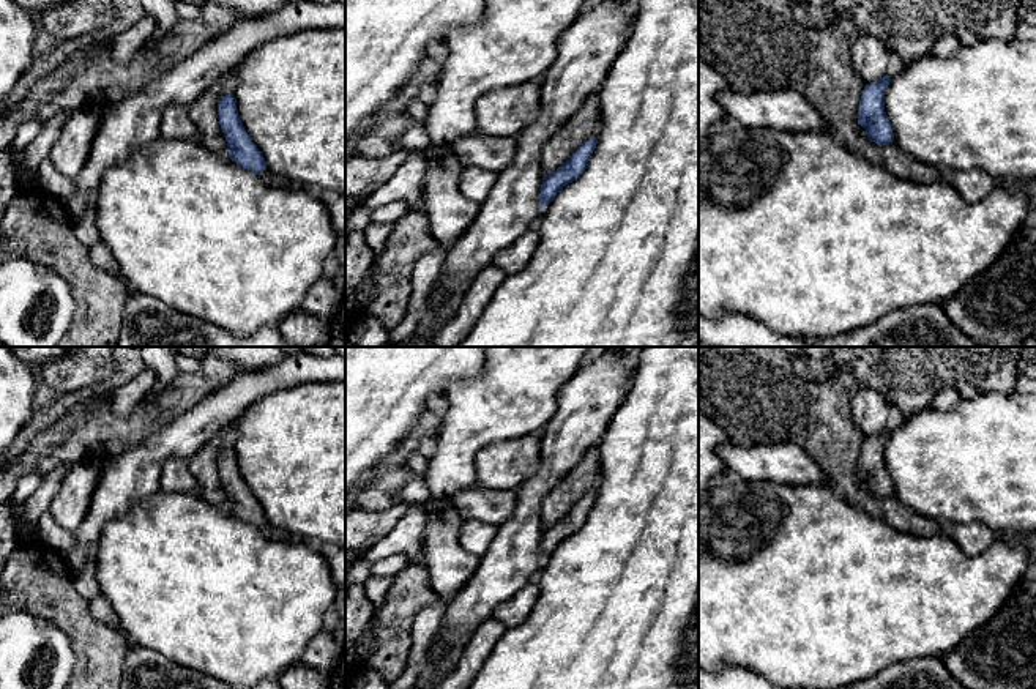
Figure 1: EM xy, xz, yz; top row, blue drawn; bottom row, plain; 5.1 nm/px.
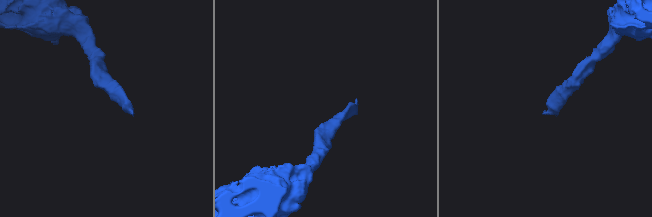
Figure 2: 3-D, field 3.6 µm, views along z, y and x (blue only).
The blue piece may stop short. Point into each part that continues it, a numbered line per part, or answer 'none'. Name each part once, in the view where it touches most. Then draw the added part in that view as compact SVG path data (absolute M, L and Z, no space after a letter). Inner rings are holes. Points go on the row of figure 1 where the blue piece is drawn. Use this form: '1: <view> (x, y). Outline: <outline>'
1: xy (267, 175). Outline: M268 167L260 173L260 178L270 186L285 188L285 186L293 184L289 178L276 175Z

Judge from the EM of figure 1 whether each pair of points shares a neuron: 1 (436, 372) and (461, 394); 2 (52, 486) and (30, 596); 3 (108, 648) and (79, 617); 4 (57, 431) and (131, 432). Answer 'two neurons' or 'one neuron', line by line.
1: two neurons
2: two neurons
3: one neuron
4: two neurons

